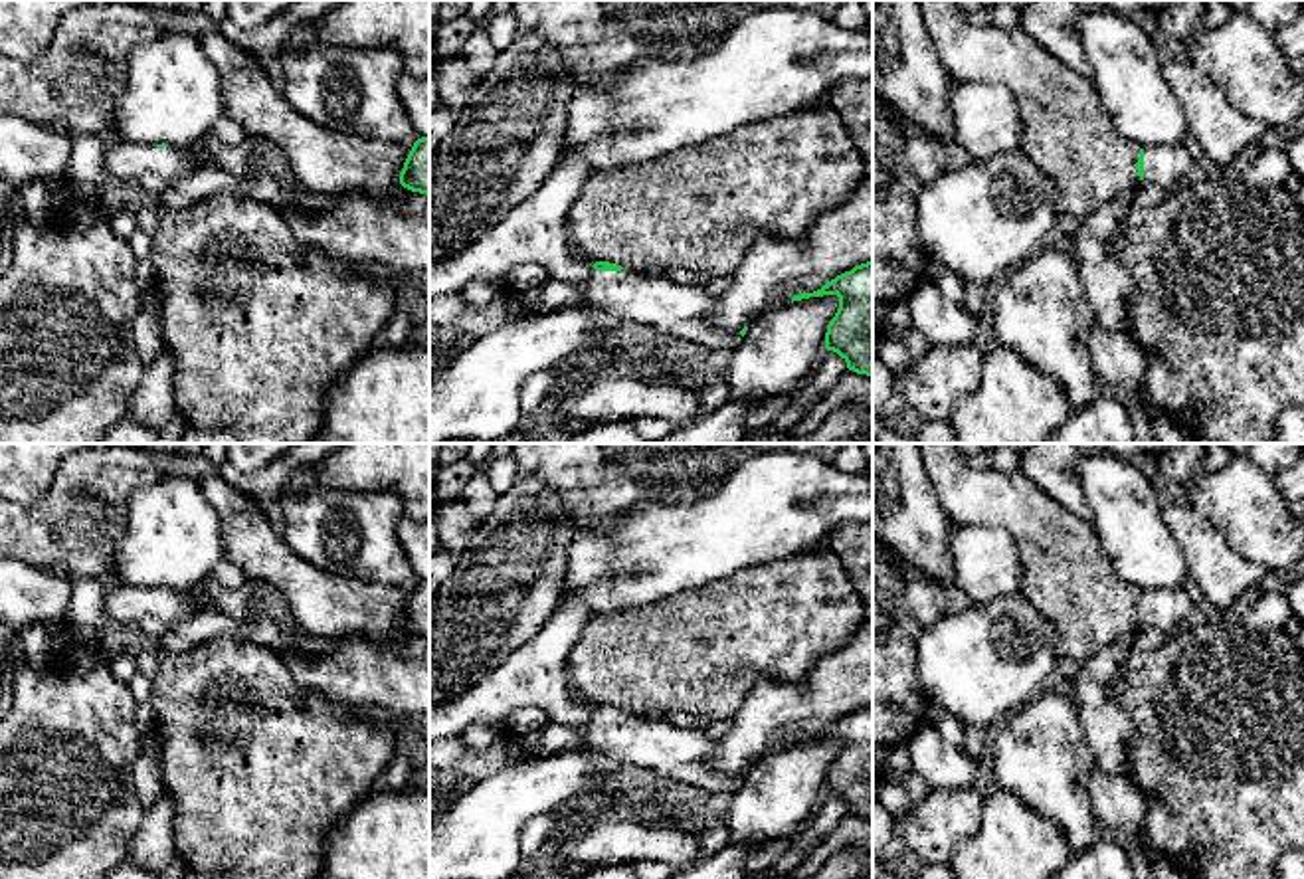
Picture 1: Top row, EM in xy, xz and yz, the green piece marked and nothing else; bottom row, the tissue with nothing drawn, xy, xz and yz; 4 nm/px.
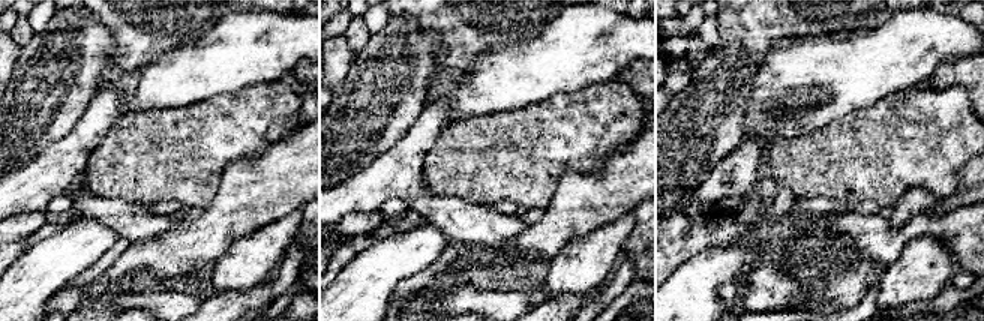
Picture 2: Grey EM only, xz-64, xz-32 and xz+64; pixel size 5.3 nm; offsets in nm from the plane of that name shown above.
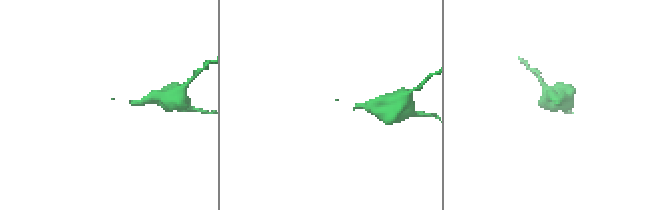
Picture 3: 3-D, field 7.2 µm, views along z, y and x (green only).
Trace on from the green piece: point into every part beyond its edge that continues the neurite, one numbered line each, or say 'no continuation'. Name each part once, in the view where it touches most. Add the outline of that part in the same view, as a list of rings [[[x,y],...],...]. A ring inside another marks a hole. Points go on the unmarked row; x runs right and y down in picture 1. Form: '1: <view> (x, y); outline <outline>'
1: xz (535, 676); outline [[[580,598],[560,600],[546,624],[491,675],[451,699],[429,705],[429,744],[459,736],[471,725],[497,727],[516,711],[538,709],[550,723],[580,729],[590,752],[712,794],[738,792],[740,776],[706,764],[716,738],[700,725],[675,727],[627,711],[596,715],[590,705],[572,697],[568,655],[590,618]]]

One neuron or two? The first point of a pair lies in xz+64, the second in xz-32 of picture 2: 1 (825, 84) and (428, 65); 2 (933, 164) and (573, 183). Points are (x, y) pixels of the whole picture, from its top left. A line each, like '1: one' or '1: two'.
1: two
2: two

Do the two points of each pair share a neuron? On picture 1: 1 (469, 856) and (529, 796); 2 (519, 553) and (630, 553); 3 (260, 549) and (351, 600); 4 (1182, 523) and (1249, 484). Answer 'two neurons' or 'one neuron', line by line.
1: one neuron
2: two neurons
3: one neuron
4: two neurons

